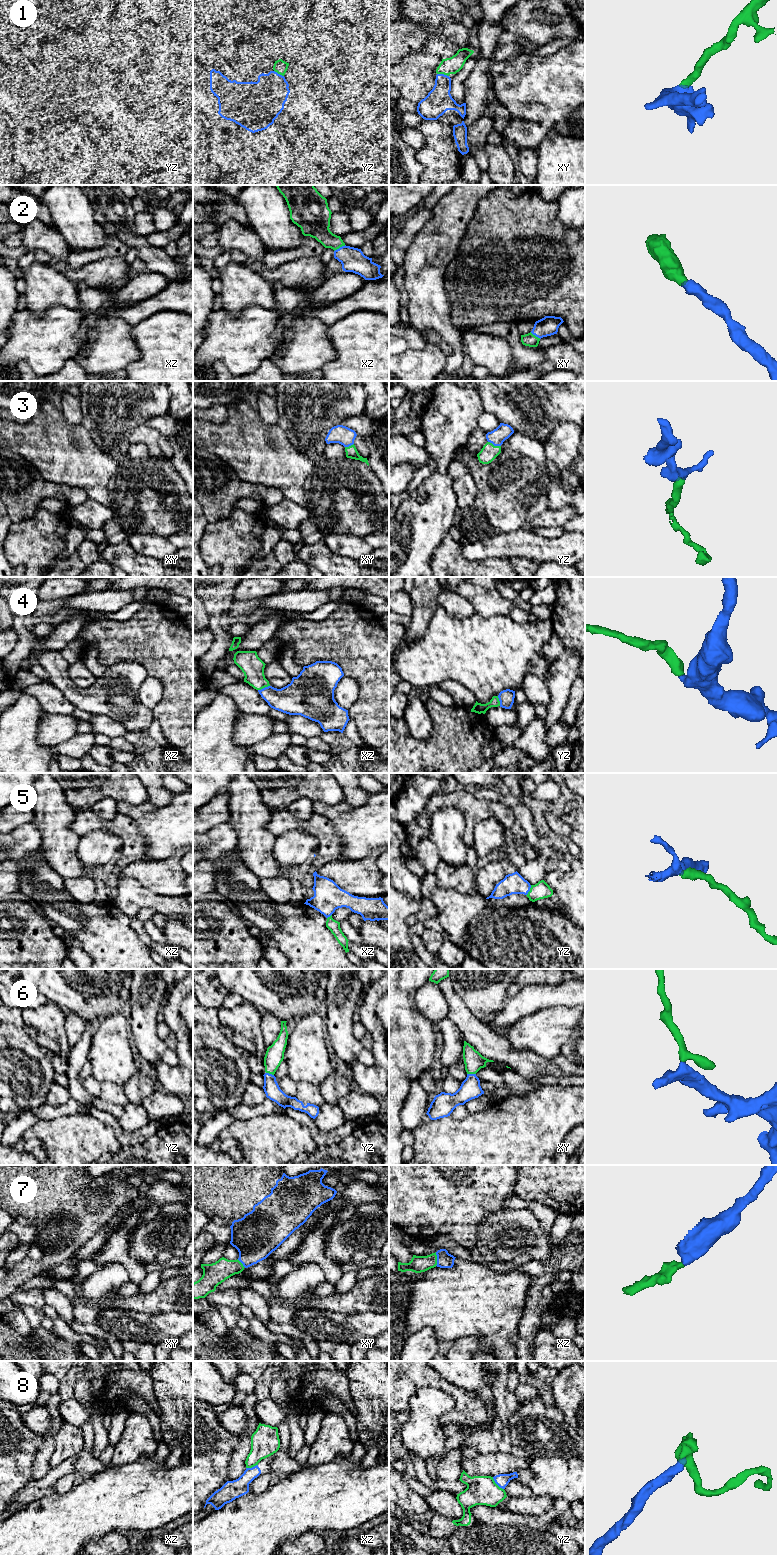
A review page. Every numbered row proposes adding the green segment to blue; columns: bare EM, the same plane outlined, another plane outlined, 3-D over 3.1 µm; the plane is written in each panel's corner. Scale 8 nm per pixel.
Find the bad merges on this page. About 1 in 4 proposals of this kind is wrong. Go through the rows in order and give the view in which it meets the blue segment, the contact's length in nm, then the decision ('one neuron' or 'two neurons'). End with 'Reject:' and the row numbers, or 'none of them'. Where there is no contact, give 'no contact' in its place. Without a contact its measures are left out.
1: meets blue in xy; contact 100 nm long; one neuron
2: meets blue in xz; contact 110 nm long; one neuron
3: meets blue in yz; contact 110 nm long; one neuron
4: meets blue in xz; contact 100 nm long; one neuron
5: meets blue in yz; contact 100 nm long; one neuron
6: meets blue in xy; contact 70 nm long; one neuron
7: meets blue in xz; contact 110 nm long; one neuron
8: meets blue in yz; contact 140 nm long; two neurons
Reject: 8

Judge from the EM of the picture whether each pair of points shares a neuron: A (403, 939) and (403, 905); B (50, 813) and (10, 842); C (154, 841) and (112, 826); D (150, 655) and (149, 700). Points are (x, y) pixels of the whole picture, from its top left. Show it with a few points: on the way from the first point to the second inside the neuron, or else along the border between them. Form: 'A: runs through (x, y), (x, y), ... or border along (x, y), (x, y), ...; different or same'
A: runs through (400, 931), (400, 913); same
B: border along (32, 821), (39, 831), (41, 846); different
C: border along (131, 818), (145, 839), (145, 853), (142, 857); different
D: border along (148, 674), (156, 677), (161, 682), (163, 696); different

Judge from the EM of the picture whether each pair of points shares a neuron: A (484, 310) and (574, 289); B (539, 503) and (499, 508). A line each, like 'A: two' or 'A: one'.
A: one
B: one

